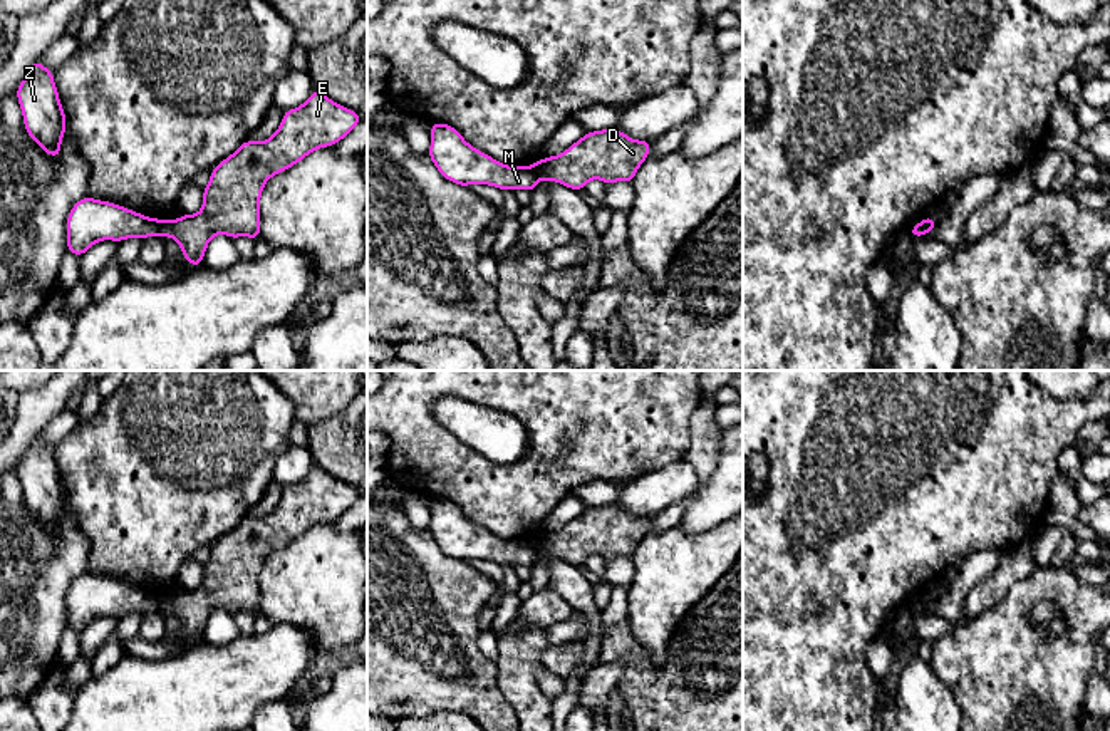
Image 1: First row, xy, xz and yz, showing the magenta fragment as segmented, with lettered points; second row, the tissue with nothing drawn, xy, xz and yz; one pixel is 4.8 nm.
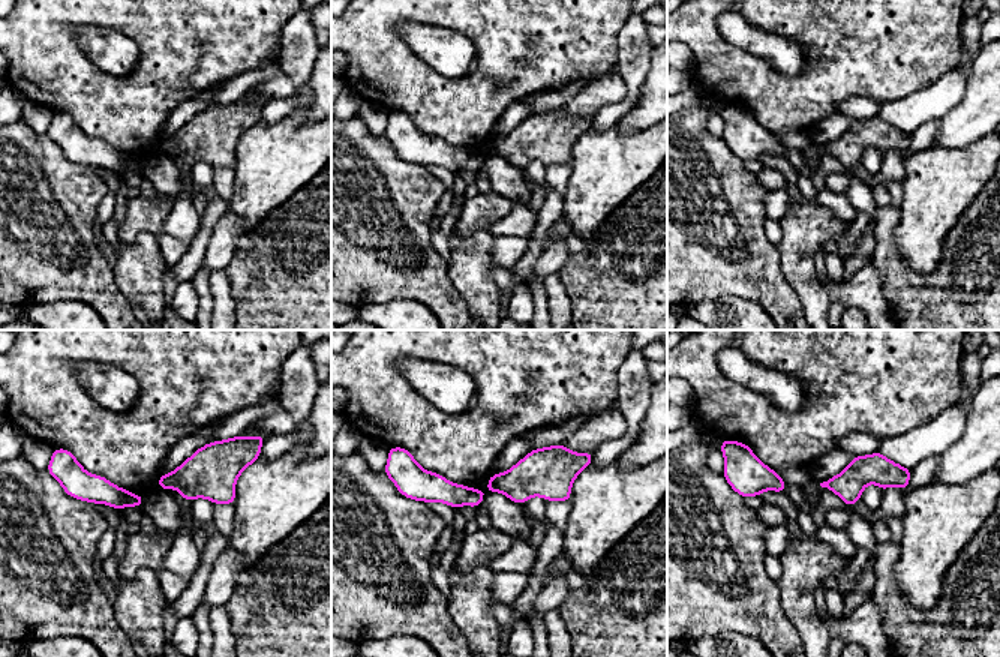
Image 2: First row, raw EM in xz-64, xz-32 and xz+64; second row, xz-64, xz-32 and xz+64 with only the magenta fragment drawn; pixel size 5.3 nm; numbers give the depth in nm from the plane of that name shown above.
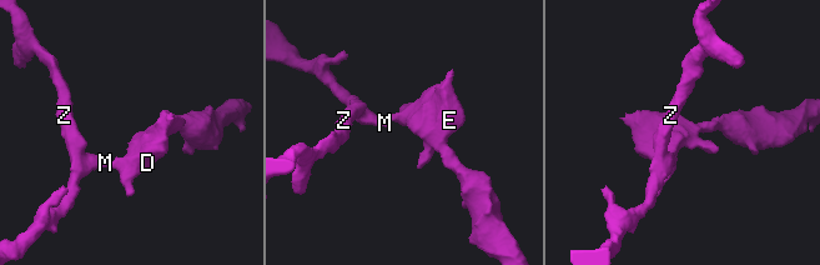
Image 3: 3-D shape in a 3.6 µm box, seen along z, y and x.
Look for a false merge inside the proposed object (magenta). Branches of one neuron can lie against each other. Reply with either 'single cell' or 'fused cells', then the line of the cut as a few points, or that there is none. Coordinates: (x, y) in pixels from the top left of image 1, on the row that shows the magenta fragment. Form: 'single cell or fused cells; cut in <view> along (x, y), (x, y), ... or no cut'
fused cells; cut in xy along (163, 220), (158, 233)

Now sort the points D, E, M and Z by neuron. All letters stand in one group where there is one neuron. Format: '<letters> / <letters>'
D E / M Z

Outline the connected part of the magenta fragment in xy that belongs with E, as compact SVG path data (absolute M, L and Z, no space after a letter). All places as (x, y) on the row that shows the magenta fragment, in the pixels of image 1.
M314 89L312 96L298 107L285 111L280 127L262 143L246 139L231 156L211 169L210 183L203 189L203 208L196 215L163 221L159 235L171 236L181 246L183 258L193 267L203 263L206 246L218 233L260 238L260 196L265 183L287 171L312 151L335 146L359 122L362 116L350 111Z

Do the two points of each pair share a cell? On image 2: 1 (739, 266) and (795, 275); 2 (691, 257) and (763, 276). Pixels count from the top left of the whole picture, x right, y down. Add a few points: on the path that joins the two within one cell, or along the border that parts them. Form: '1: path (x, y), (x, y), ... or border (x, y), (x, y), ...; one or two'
1: border (775, 246), (780, 255), (780, 270), (801, 303); two
2: path (709, 257), (733, 257), (745, 264); one

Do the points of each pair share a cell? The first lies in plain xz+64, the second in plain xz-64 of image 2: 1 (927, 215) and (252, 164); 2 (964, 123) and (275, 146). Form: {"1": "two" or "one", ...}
{"1": "one", "2": "two"}

